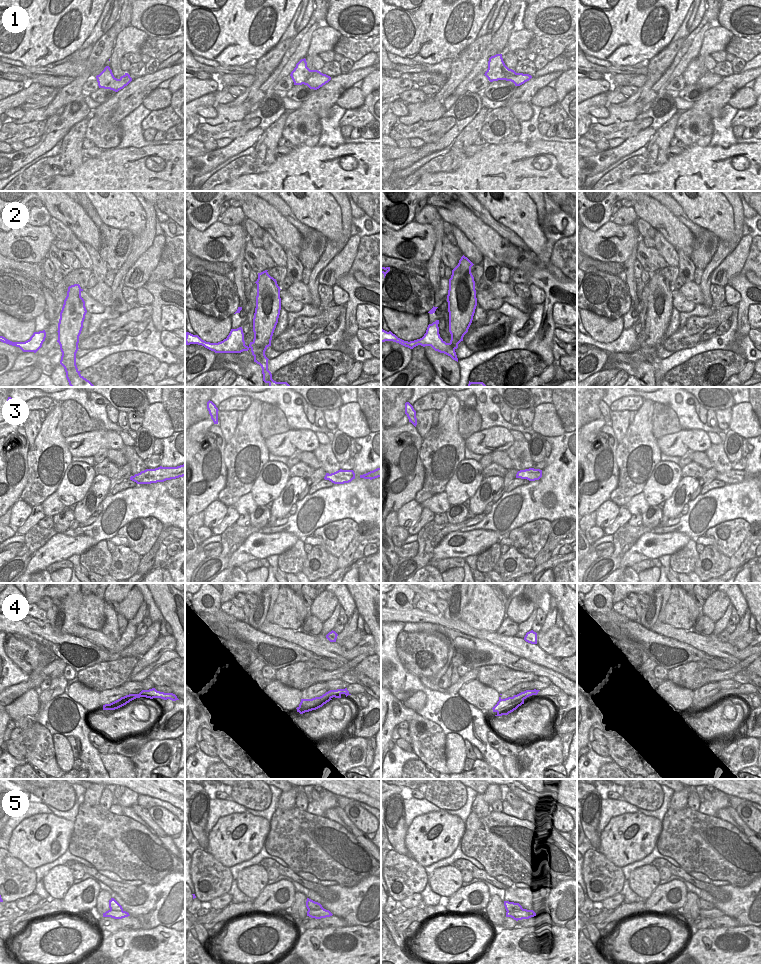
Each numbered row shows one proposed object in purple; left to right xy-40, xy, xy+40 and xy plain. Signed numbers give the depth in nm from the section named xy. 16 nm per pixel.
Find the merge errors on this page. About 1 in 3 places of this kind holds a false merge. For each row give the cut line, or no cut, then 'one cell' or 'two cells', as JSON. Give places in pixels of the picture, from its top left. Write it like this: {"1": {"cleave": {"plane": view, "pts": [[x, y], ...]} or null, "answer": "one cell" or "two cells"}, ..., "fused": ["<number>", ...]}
{"1": {"cleave": null, "answer": "one cell"}, "2": {"cleave": {"plane": "xy+40", "pts": [[450, 342], [452, 346], [447, 349], [446, 354]]}, "answer": "two cells"}, "3": {"cleave": {"plane": "xy-40", "pts": [[144, 470], [150, 483]]}, "answer": "two cells"}, "4": {"cleave": null, "answer": "one cell"}, "5": {"cleave": {"plane": "xy+40", "pts": [[522, 908], [507, 912]]}, "answer": "two cells"}, "fused": ["2", "3", "5"]}

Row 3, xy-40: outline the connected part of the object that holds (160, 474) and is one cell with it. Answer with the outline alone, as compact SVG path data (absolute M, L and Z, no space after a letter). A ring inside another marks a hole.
M185 462L177 467L158 467L155 469L144 470L148 475L148 483L164 482L166 480L176 479L185 476Z

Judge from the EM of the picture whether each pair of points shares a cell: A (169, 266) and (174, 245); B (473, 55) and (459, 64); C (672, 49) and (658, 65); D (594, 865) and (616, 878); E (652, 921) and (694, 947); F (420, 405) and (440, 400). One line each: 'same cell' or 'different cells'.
A: same cell
B: same cell
C: same cell
D: same cell
E: different cells
F: same cell

